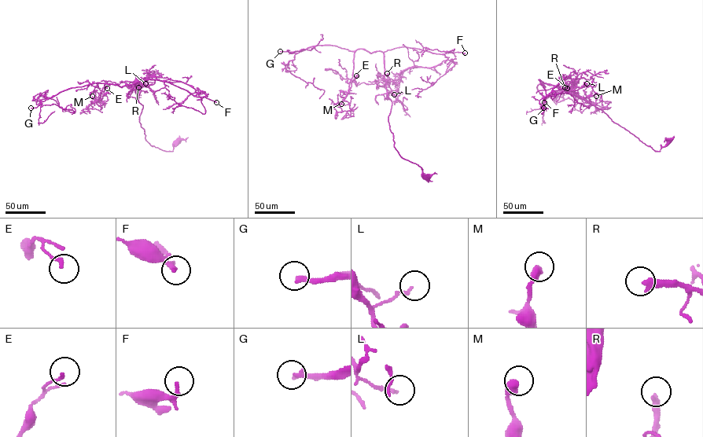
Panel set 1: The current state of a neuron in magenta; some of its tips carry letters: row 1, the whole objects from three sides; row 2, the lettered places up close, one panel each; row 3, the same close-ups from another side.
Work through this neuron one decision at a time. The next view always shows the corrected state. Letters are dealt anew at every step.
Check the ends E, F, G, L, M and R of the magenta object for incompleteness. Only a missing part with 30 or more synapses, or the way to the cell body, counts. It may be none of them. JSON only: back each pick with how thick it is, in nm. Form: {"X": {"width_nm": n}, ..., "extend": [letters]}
{"F": {"width_nm": 140}, "G": {"width_nm": 220}, "R": {"width_nm": 320}, "extend": ["F", "G", "R"]}

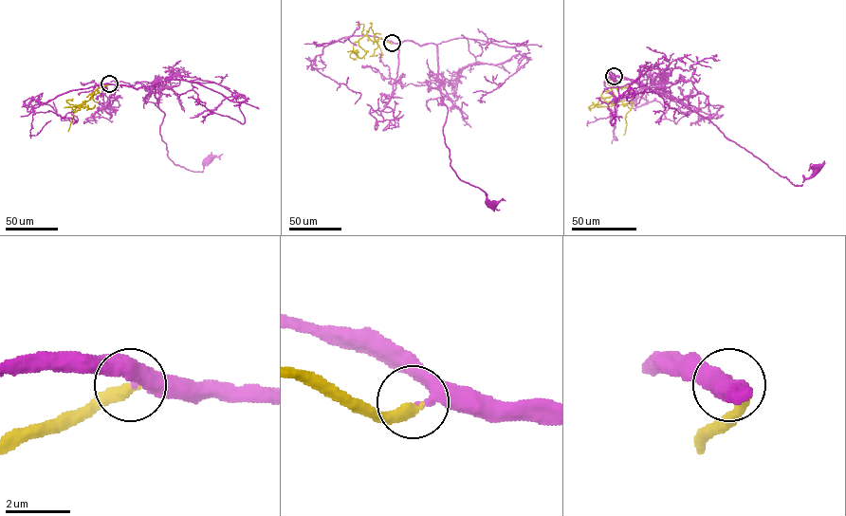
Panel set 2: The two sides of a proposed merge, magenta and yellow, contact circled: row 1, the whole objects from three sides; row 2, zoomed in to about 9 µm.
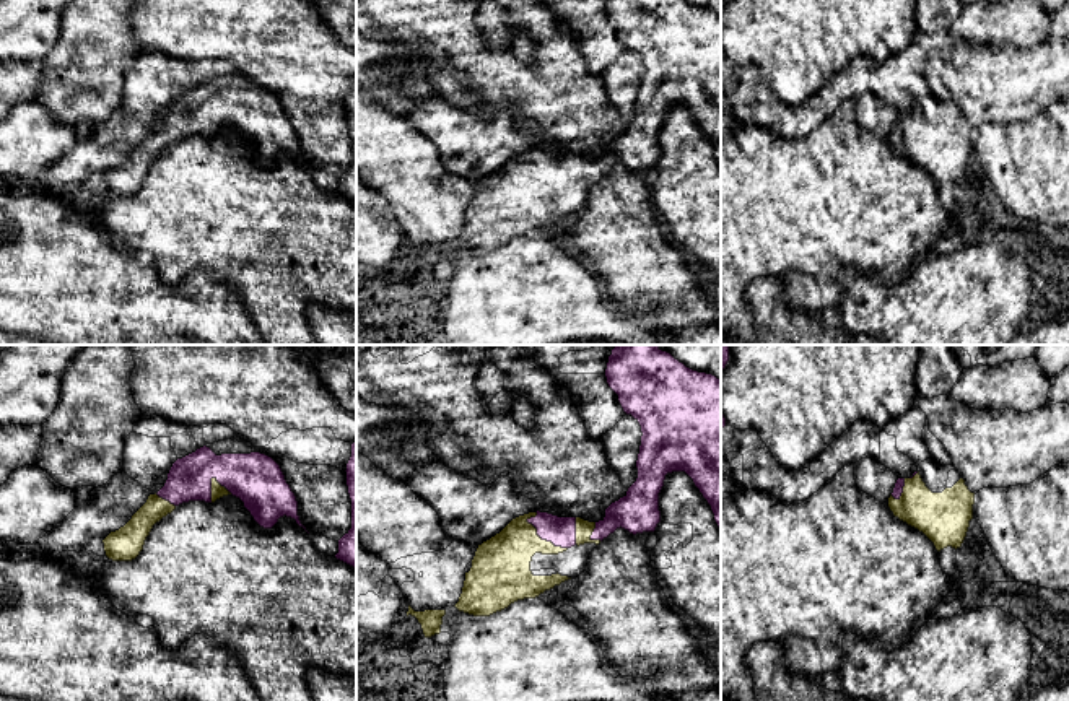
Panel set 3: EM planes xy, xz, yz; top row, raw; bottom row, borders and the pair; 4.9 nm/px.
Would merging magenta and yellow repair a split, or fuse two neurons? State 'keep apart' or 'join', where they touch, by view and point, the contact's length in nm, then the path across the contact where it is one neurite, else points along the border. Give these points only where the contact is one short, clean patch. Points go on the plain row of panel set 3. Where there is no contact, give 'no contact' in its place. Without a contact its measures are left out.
join; contact xz (545, 174); length 260 nm

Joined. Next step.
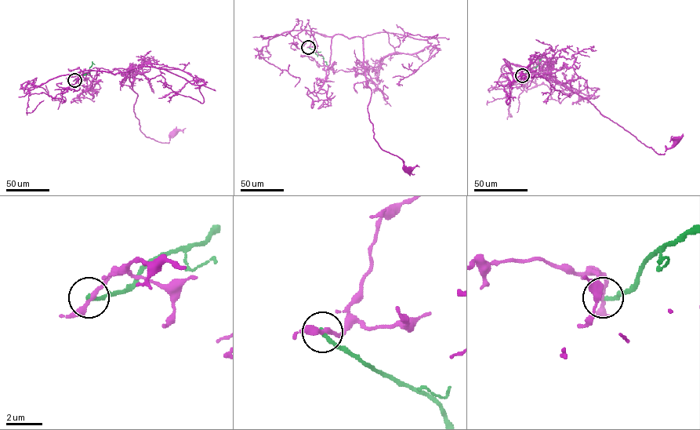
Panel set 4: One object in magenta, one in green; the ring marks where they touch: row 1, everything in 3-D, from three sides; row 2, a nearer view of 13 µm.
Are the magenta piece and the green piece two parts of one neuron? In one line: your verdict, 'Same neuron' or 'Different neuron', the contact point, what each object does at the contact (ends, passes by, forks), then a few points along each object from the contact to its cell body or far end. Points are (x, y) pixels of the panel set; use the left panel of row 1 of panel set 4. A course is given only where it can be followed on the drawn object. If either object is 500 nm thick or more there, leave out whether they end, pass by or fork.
Different neuron. Place: (74, 80). At the ring magenta passes by. At the ring green ends. Course of magenta: (74, 80), (92, 71), (128, 71), (137, 94), (133, 111), (139, 129), (161, 143), (168, 143), (173, 131). Course of green: (74, 80), (89, 72), (89, 67), (92, 63), (95, 64)

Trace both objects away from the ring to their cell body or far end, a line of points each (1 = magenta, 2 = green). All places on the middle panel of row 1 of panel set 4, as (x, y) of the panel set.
1: (308, 47), (314, 32), (362, 38), (373, 138), (382, 149), (401, 158), (408, 169)
2: (308, 47), (322, 56), (328, 66)

